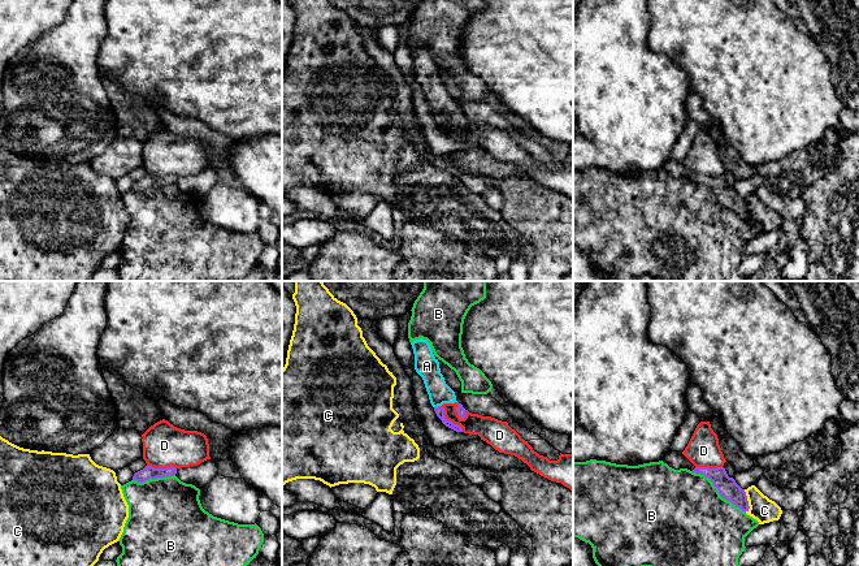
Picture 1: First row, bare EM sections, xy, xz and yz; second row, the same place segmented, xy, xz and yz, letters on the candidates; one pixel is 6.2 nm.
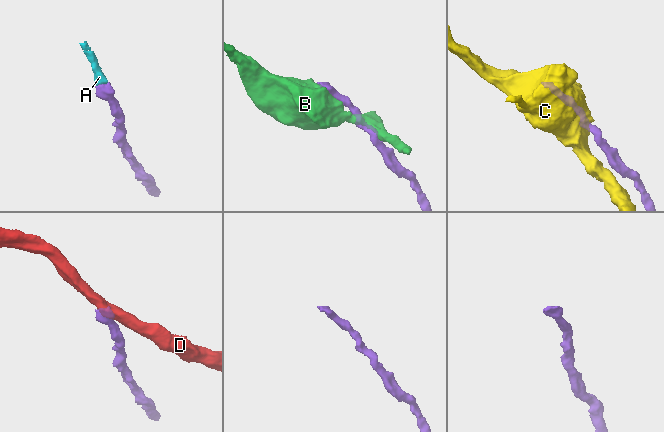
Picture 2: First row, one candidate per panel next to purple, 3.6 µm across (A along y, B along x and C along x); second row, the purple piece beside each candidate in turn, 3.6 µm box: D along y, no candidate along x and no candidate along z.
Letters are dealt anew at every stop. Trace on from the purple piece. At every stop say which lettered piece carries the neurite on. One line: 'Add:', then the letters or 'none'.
Add: A

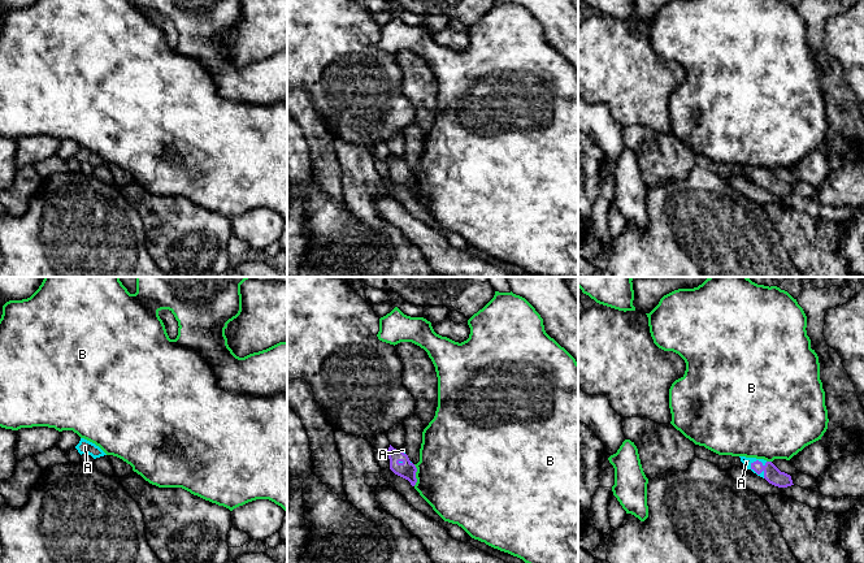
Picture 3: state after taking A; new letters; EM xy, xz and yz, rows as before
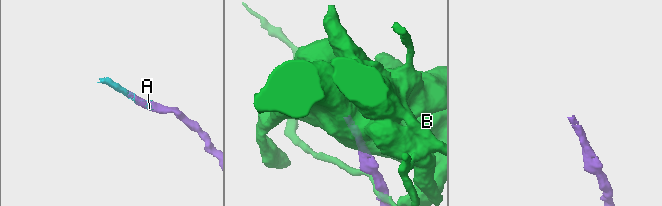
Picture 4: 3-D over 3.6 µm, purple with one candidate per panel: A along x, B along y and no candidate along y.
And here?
Add: A

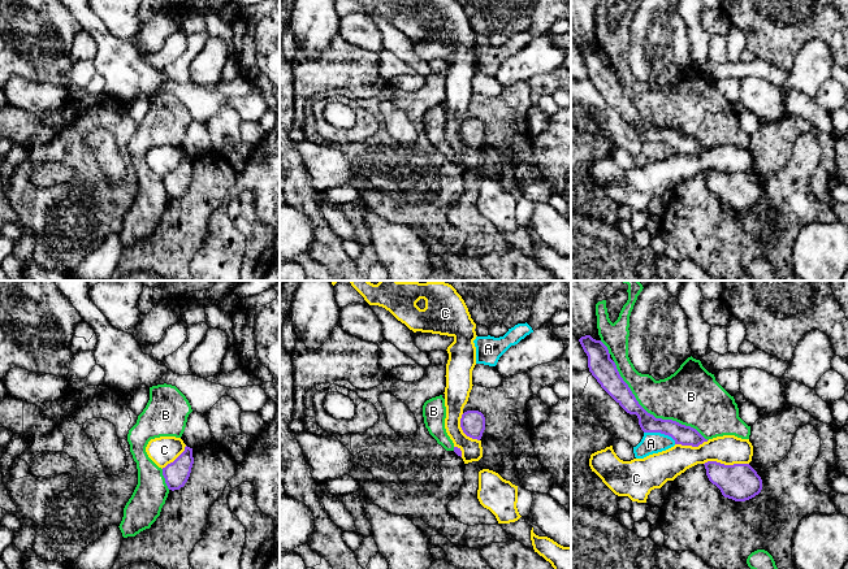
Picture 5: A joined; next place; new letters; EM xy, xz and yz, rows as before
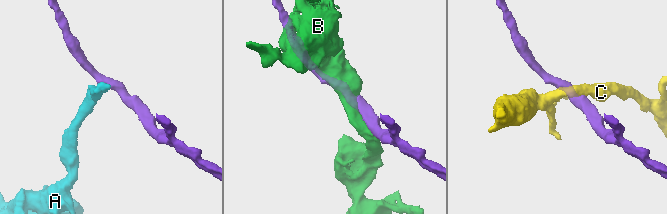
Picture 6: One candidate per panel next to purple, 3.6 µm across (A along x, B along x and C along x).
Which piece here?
Add: none

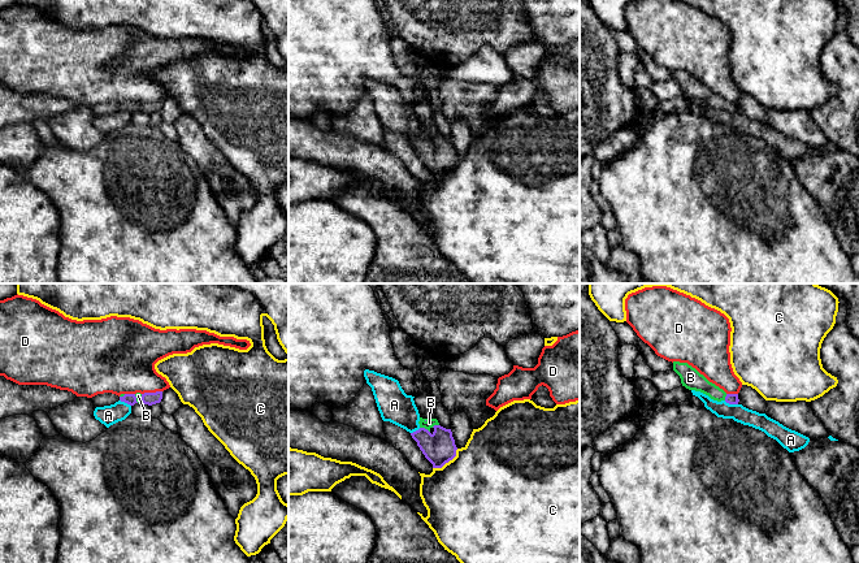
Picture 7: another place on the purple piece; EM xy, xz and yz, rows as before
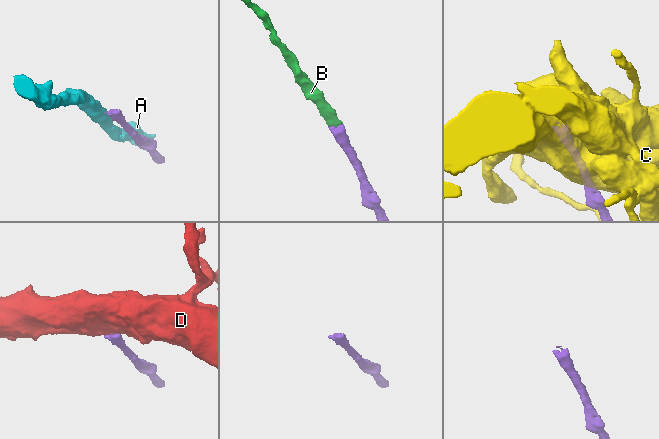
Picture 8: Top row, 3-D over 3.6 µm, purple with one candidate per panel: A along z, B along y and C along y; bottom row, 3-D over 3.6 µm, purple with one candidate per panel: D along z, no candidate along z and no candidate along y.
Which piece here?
Add: B

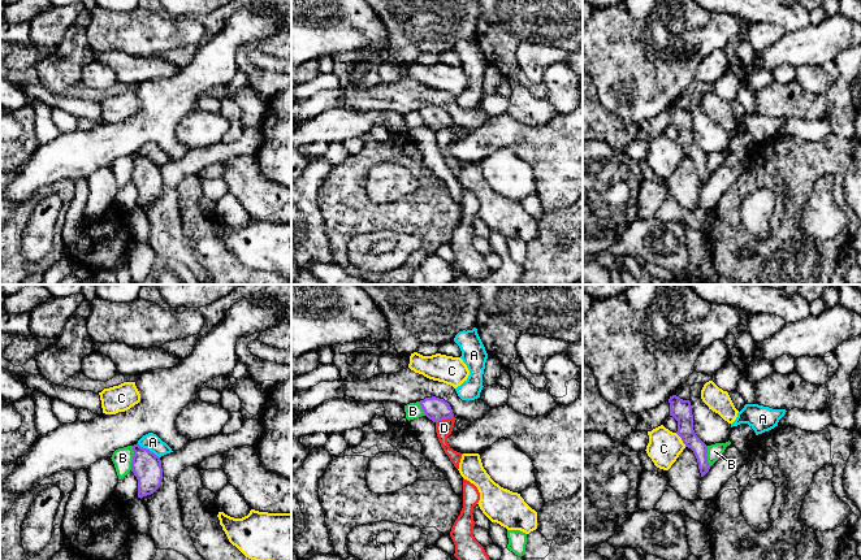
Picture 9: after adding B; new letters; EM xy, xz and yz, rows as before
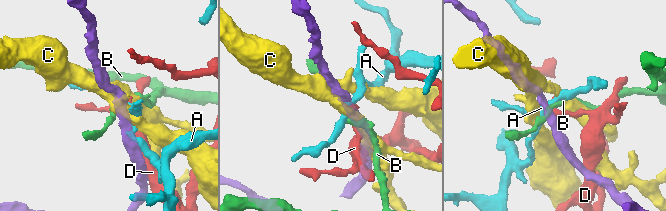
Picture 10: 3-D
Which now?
Add: none

